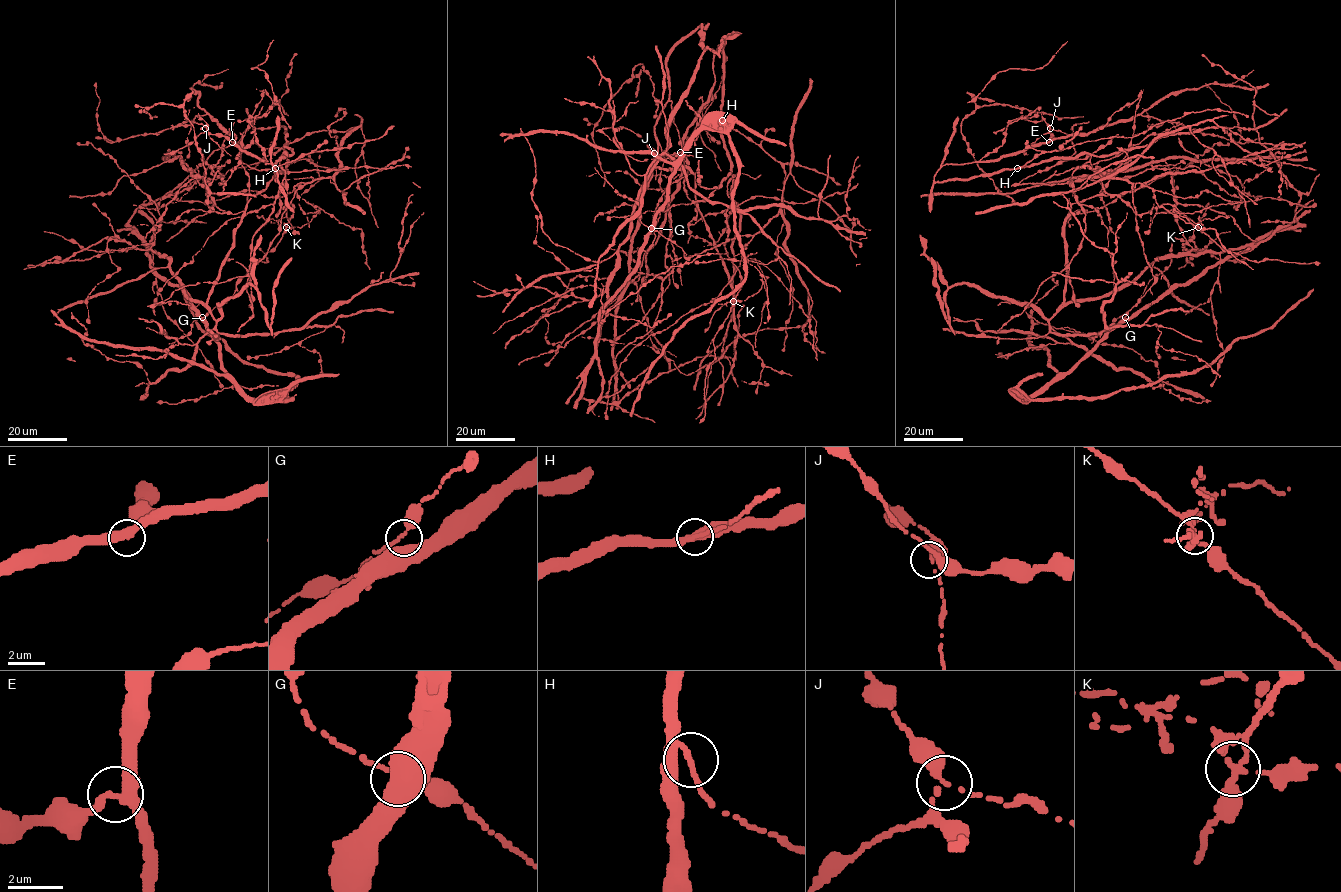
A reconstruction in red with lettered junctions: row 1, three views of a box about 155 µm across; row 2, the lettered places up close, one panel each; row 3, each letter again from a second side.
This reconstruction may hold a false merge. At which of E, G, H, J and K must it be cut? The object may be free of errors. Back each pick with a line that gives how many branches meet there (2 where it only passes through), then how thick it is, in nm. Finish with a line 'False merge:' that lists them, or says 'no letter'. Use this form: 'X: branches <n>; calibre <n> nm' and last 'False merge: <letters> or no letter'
K: branches 3; calibre 200 nm
False merge: K

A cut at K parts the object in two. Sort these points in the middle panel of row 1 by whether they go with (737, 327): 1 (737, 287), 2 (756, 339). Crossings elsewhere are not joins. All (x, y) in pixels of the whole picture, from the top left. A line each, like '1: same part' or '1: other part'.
1: same part
2: other part

